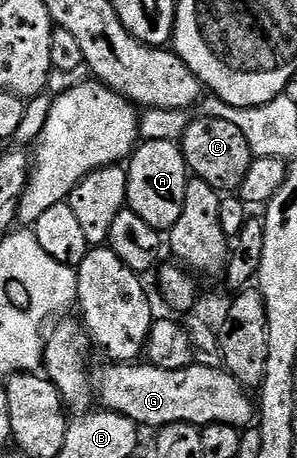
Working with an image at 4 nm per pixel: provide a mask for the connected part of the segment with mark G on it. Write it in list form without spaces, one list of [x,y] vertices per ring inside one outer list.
[[[107,364],[93,382],[97,391],[97,398],[101,401],[102,409],[111,410],[114,414],[129,416],[140,428],[155,426],[162,428],[169,424],[190,424],[200,428],[209,424],[229,424],[240,428],[247,428],[256,421],[257,406],[249,395],[248,387],[241,385],[239,381],[227,373],[226,369],[214,370],[211,367],[203,367],[192,364],[185,368],[166,370],[150,364]]]

